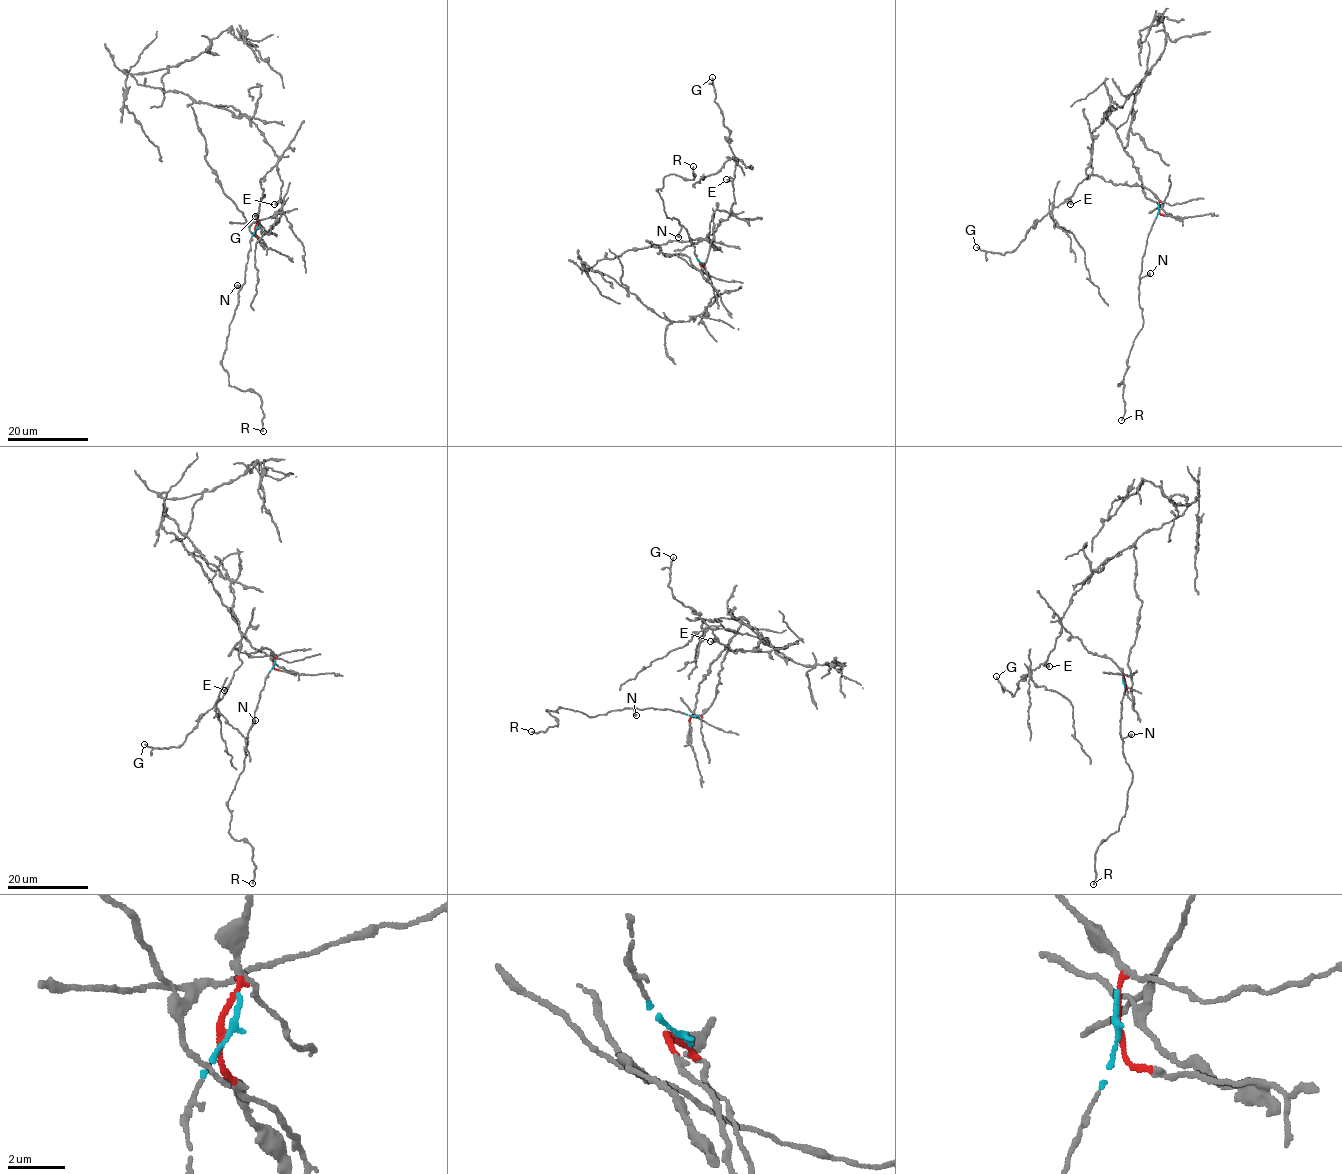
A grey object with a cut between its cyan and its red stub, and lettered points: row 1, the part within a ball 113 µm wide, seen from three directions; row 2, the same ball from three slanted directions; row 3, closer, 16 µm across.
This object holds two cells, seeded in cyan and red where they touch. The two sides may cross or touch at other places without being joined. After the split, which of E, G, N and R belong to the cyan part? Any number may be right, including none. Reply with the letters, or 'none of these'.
N, R

